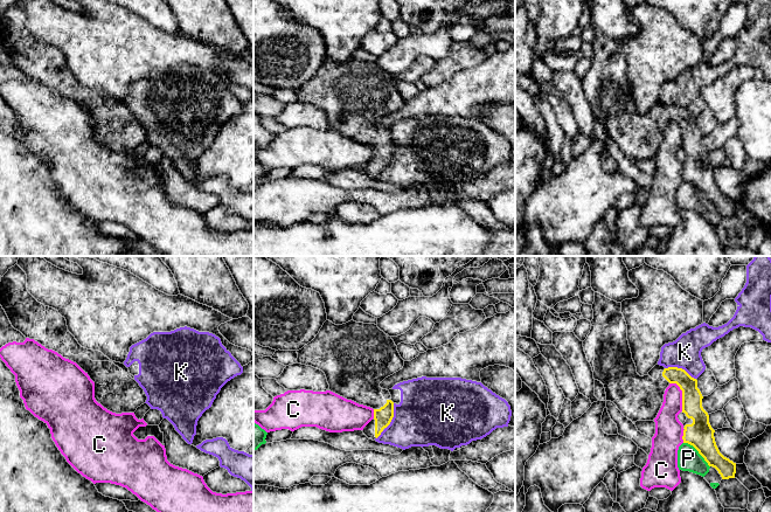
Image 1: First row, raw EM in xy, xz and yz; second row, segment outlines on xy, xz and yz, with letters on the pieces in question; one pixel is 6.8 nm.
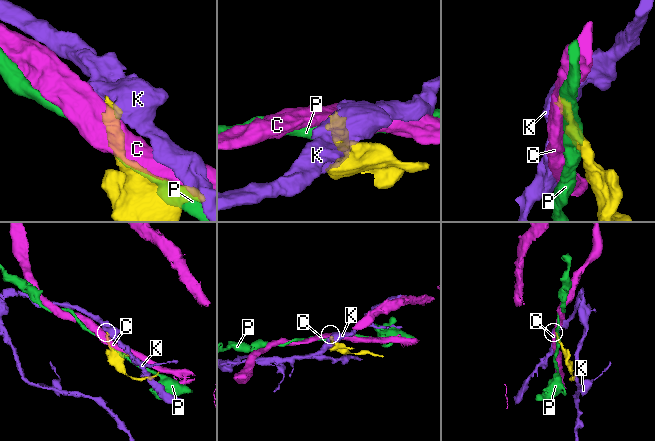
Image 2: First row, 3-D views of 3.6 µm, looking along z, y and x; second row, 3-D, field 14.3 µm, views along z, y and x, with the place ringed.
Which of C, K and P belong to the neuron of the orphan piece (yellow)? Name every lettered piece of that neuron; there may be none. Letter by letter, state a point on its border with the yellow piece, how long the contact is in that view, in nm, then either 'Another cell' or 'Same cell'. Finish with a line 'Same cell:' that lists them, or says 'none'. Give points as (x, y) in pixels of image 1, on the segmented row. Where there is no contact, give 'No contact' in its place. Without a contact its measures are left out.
C: Touches yellow at yz (682, 394). Shared border 220 nm. Another cell
K: Touches yellow at yz (680, 368). Shared border 240 nm. Another cell
P: Touches yellow at yz (699, 452). Shared border 260 nm. Another cell
Same cell: none

